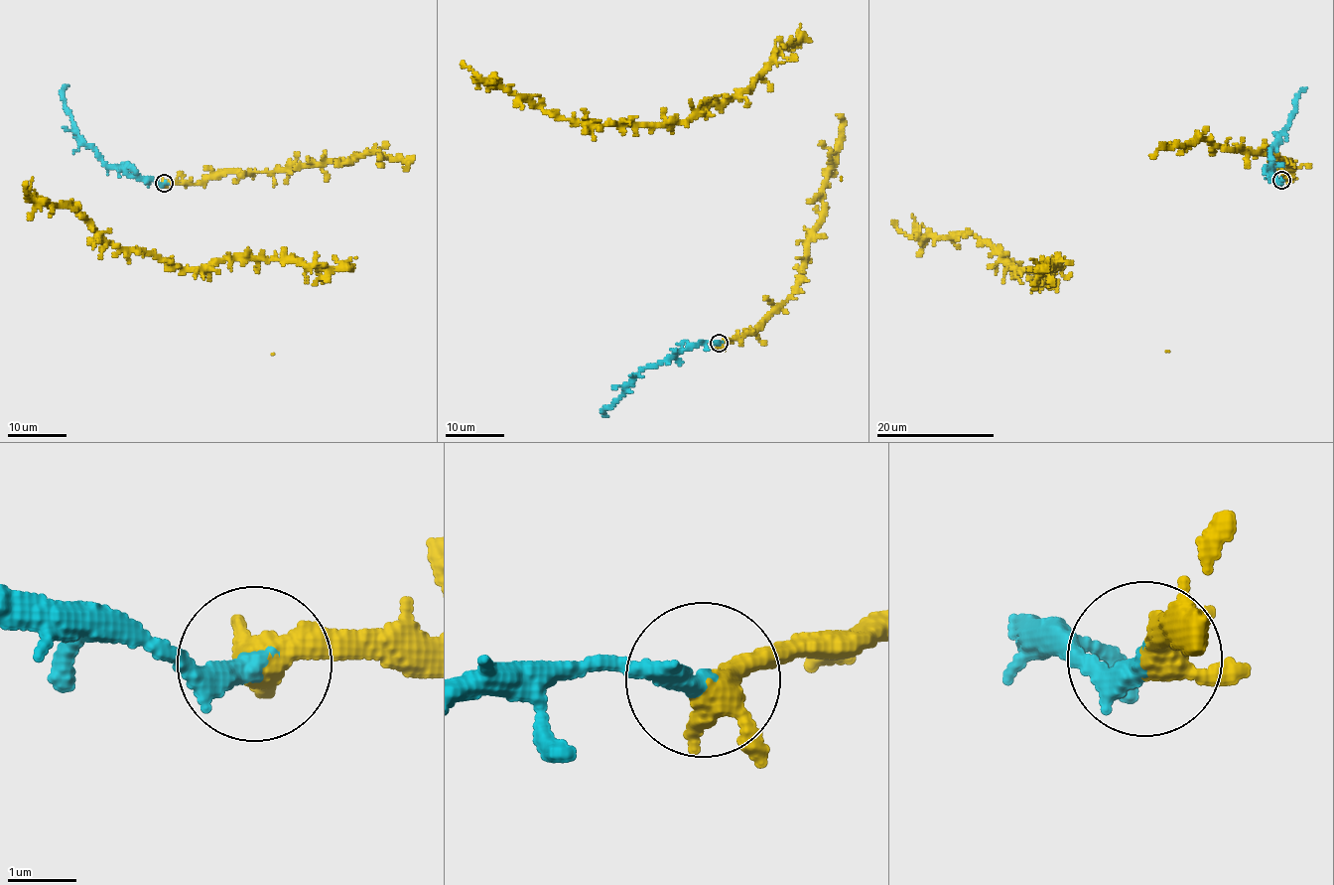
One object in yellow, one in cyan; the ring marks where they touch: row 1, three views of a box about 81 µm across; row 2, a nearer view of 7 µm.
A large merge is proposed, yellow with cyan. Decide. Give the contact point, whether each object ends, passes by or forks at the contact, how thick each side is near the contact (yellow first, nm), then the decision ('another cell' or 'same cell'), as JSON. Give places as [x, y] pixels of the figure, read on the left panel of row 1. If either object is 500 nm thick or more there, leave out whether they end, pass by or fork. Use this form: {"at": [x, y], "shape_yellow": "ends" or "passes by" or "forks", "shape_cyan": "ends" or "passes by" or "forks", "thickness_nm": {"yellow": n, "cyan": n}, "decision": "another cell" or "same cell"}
{"at": [164, 183], "shape_yellow": "passes by", "shape_cyan": "ends", "thickness_nm": {"yellow": 400, "cyan": 340}, "decision": "same cell"}

